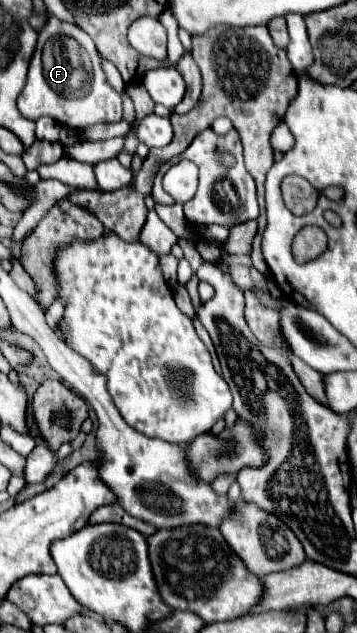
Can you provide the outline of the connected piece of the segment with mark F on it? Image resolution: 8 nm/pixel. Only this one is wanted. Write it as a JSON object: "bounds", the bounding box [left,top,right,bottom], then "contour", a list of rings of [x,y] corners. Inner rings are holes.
{"bounds":[18,16,122,130],"contour":[[[50,16],[46,28],[38,32],[38,44],[28,70],[28,82],[18,96],[18,110],[28,120],[50,116],[62,126],[86,130],[98,122],[120,122],[122,98],[108,84],[94,40],[76,24]]]}

